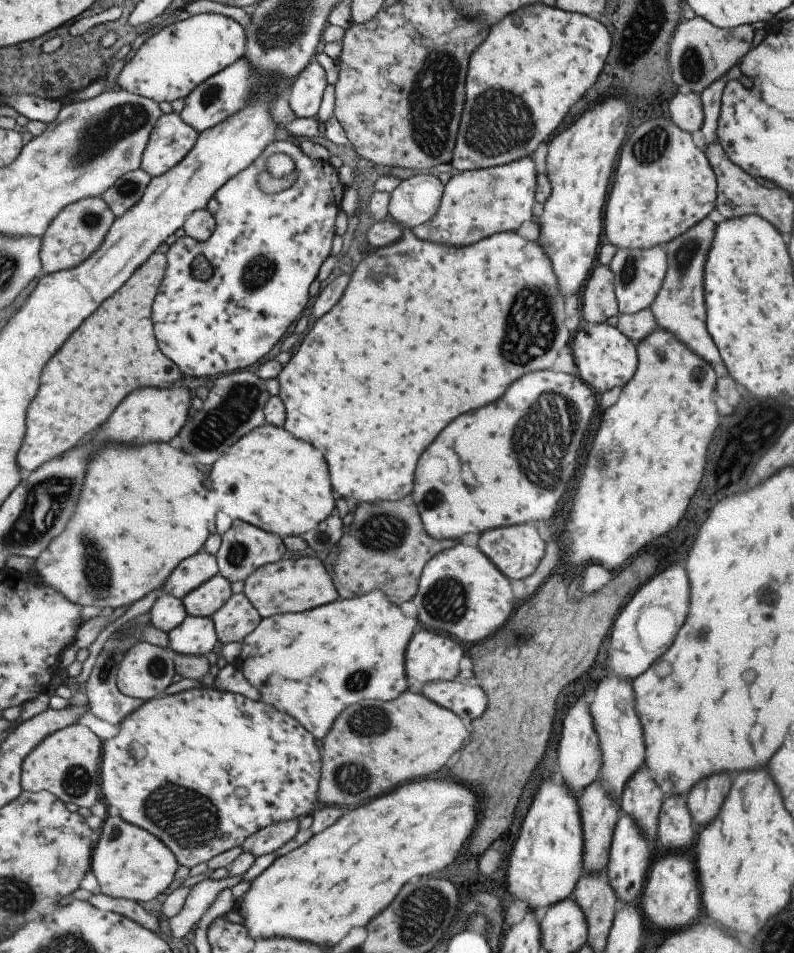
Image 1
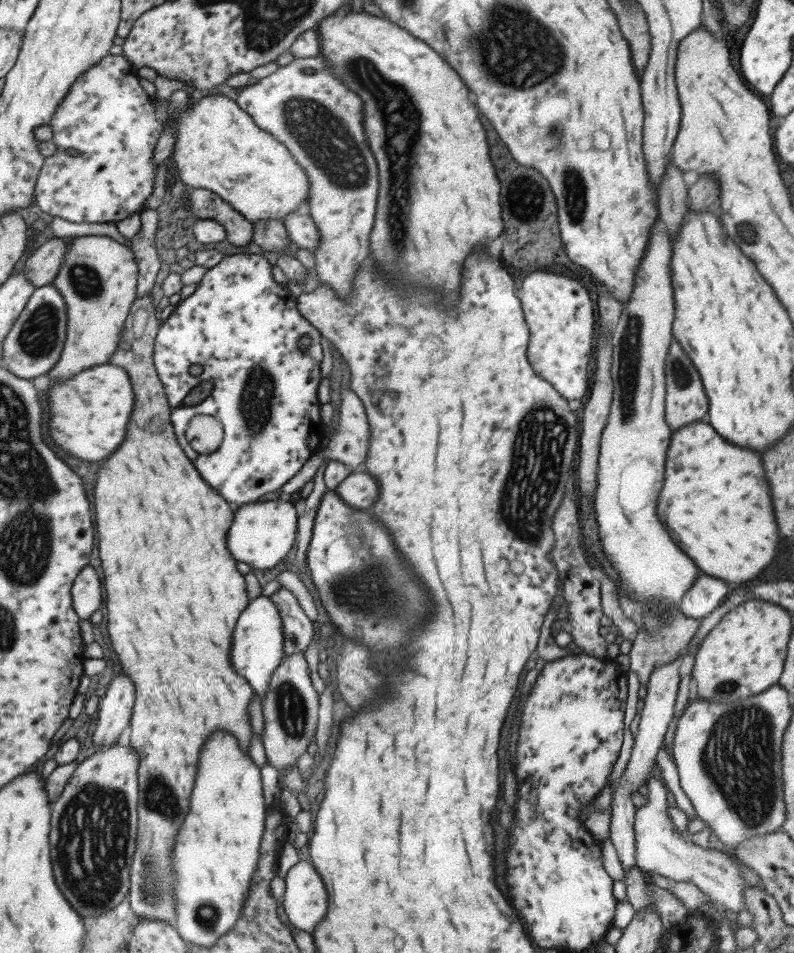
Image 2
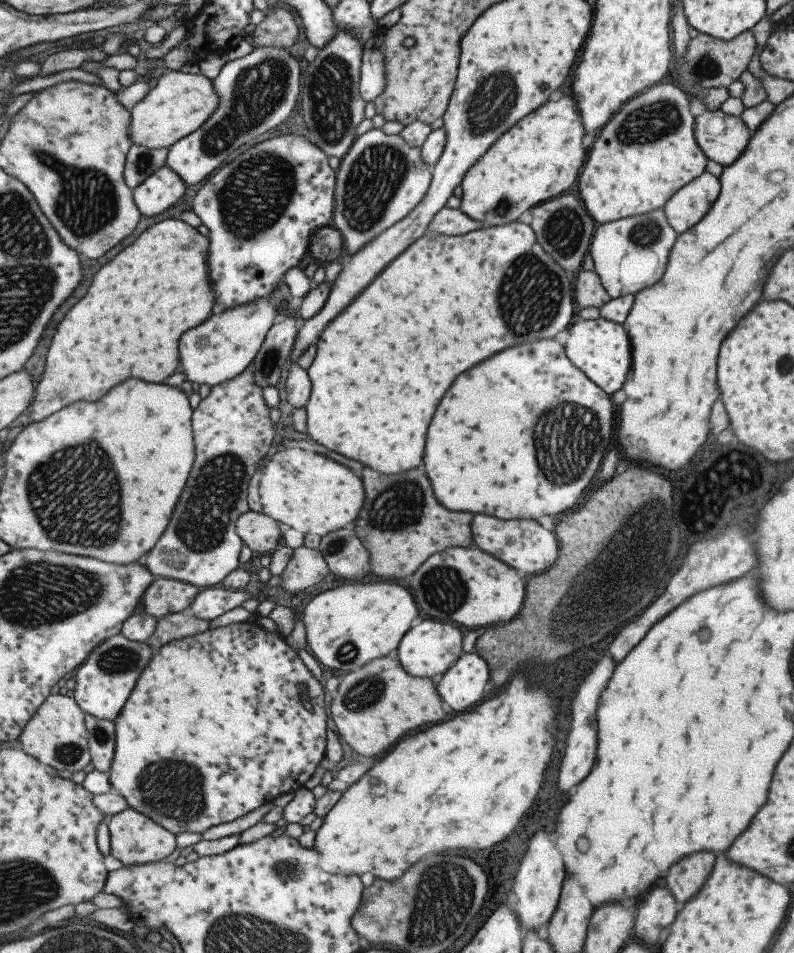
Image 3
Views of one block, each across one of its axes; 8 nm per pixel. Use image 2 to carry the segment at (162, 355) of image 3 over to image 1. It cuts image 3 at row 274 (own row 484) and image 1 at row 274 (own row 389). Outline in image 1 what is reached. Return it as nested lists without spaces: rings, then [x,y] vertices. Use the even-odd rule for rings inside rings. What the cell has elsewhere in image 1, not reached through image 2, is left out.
[[[153,252],[49,358],[41,376],[39,390],[25,411],[25,436],[15,454],[19,468],[33,472],[41,464],[72,447],[99,426],[113,408],[137,388],[167,388],[183,377],[176,364],[167,360],[153,338],[151,306],[161,284],[166,256]]]

